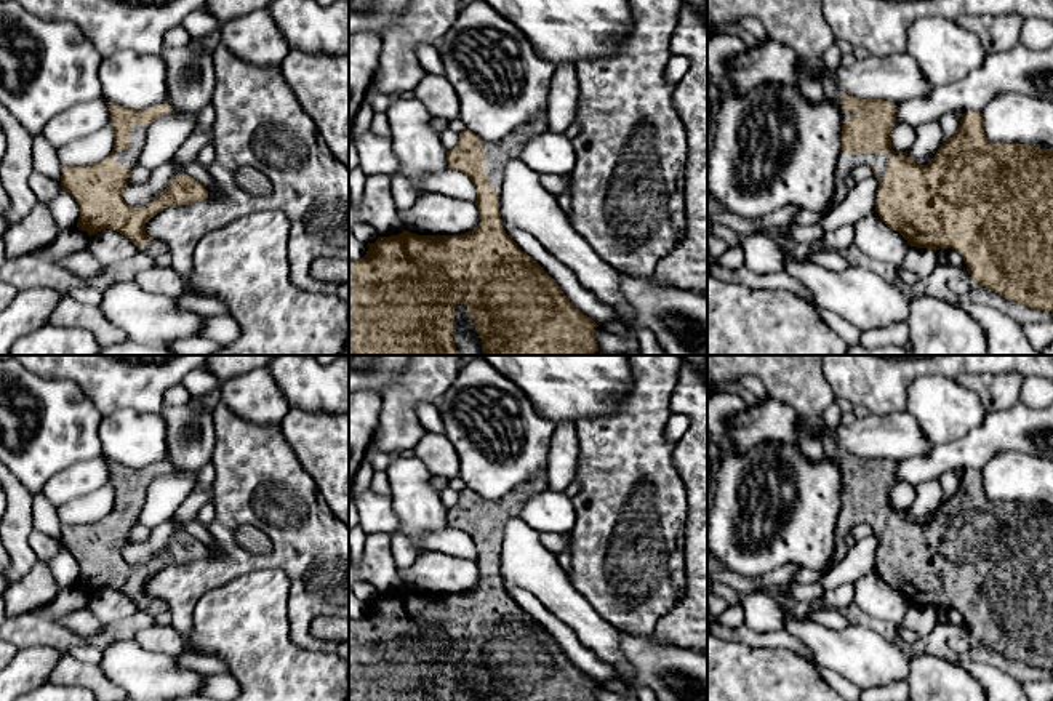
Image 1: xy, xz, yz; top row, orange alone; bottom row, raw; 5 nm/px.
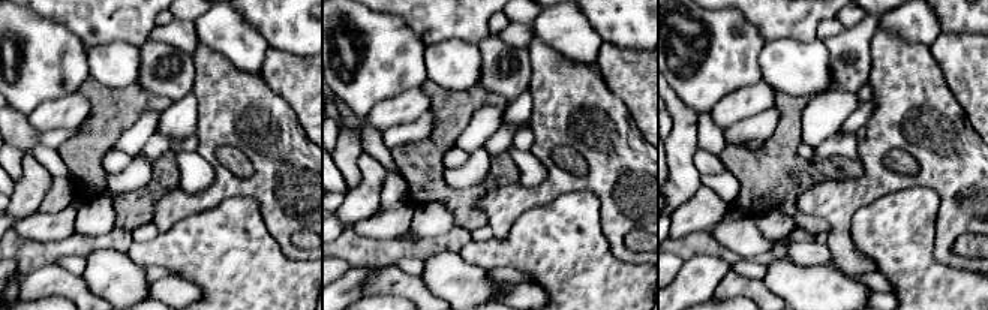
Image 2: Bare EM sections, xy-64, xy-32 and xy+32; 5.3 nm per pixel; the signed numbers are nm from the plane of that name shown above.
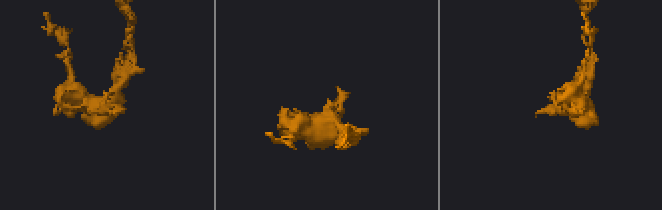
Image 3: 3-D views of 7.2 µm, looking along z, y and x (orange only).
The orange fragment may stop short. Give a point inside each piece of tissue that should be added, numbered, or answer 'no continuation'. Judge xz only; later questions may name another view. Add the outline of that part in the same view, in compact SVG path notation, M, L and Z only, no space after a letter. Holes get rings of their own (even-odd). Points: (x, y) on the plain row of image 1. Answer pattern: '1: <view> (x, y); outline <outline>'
1: xz (498, 512); outline M538 474L533 479L520 483L512 493L506 495L498 501L483 499L483 512L486 515L483 530L490 536L490 543L499 552L499 555L504 523L520 515L522 506L526 499L547 488L549 485L546 475Z

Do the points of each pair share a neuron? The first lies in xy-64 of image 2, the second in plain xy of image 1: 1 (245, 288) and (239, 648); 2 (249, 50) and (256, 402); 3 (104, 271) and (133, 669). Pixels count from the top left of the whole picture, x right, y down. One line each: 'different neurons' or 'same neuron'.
1: same neuron
2: same neuron
3: same neuron

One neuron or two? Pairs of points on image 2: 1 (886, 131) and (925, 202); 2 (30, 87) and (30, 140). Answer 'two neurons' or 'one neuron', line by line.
1: two neurons
2: two neurons

